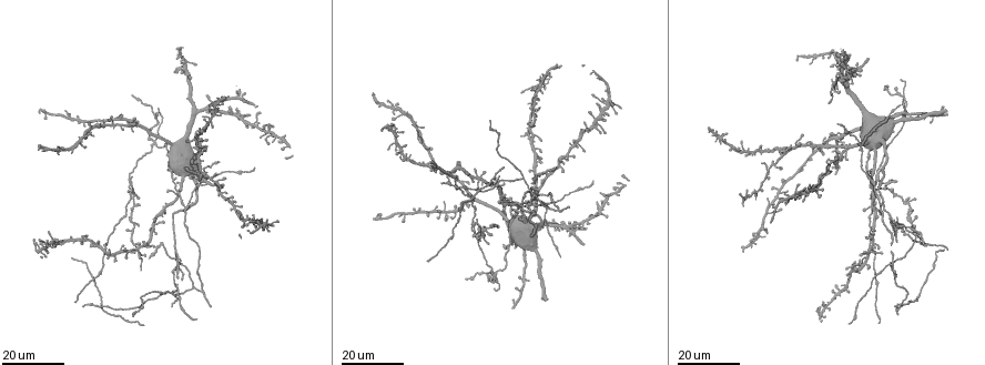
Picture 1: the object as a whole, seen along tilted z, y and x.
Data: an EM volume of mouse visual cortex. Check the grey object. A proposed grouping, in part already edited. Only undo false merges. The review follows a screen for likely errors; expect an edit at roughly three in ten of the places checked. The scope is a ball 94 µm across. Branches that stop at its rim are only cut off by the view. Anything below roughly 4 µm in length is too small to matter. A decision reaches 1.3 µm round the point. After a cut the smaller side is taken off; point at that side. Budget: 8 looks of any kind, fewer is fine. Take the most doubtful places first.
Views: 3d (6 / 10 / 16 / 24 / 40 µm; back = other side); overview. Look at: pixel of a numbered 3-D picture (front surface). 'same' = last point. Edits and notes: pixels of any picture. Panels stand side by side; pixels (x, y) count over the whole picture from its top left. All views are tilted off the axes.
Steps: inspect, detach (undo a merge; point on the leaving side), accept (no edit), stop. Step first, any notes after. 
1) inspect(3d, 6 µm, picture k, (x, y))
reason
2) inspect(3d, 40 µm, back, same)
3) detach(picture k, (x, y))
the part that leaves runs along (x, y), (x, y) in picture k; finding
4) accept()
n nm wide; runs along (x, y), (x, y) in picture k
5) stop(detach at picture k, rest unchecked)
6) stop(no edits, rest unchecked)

inspect(3d, 24 µm, picture 1, (203, 173))
four or more arms meet

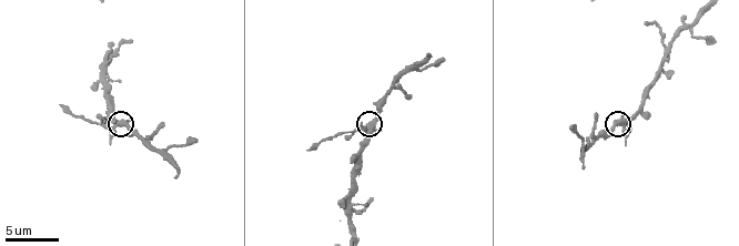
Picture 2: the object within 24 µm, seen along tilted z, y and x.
inspect(3d, 10 µm, picture 2, (622, 123))
zoom in

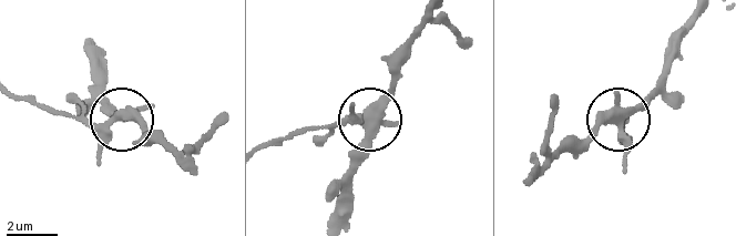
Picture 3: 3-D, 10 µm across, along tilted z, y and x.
detach(picture 3, (326, 136))
380 nm wide; the part that leaves runs along (108, 119), (84, 121), (20, 101) in picture 3; two neurons meet here

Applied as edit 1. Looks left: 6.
inspect(overview)

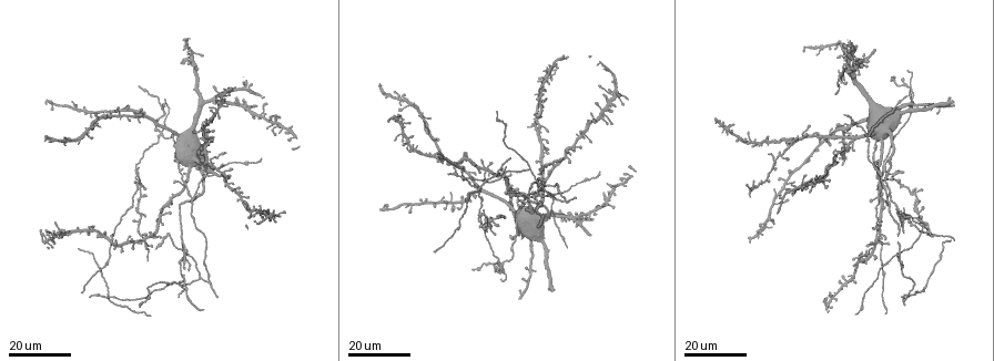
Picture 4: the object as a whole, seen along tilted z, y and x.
inspect(3d, 16 µm, picture 4, (209, 282))
three-way junction

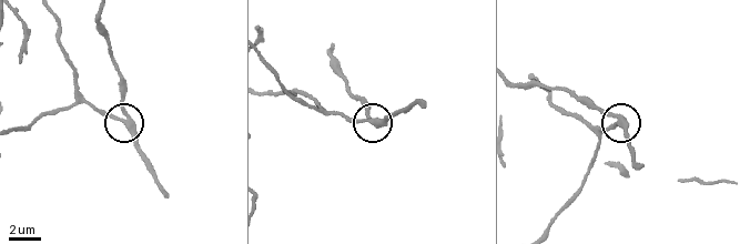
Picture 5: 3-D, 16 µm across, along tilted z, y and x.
inspect(3d, 6 µm, picture 5, (116, 120))

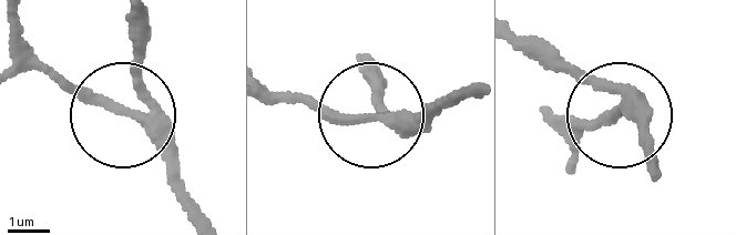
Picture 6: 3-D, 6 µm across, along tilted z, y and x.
accept()
3 arms; one neuron here

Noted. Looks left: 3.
inspect(3d, 16 µm, picture 4, (527, 170))
three arms meet

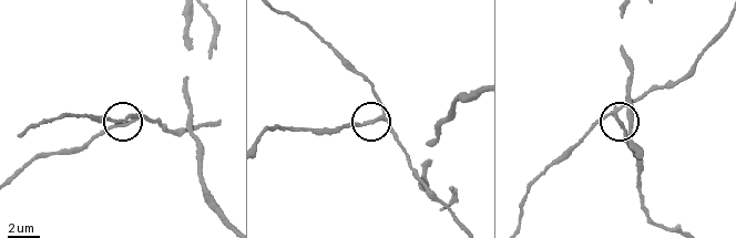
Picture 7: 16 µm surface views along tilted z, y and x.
inspect(3d, 10 µm, picture 7, (614, 120))

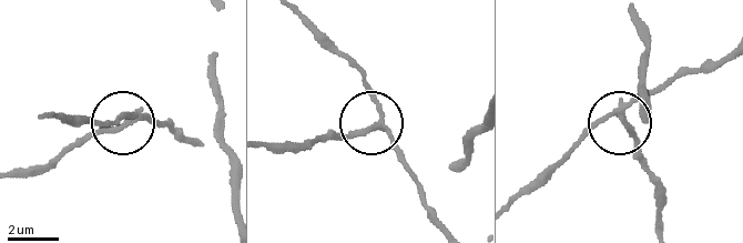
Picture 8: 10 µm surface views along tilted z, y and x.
detach(picture 8, (99, 133))
3 arms; the part that leaves runs along (376, 125), (268, 143) in picture 8; two neurons meet here

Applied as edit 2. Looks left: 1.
stop(detach at picture 3, detach at picture 8, rest unchecked)

